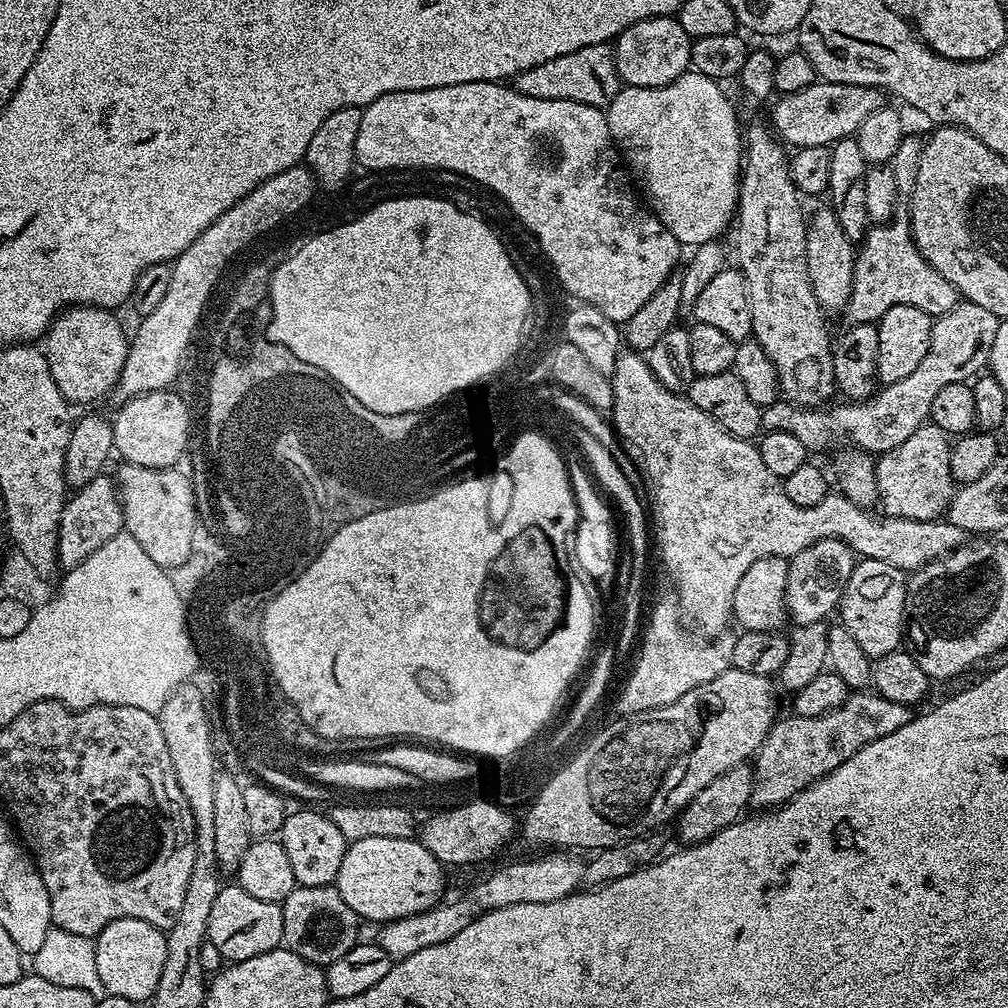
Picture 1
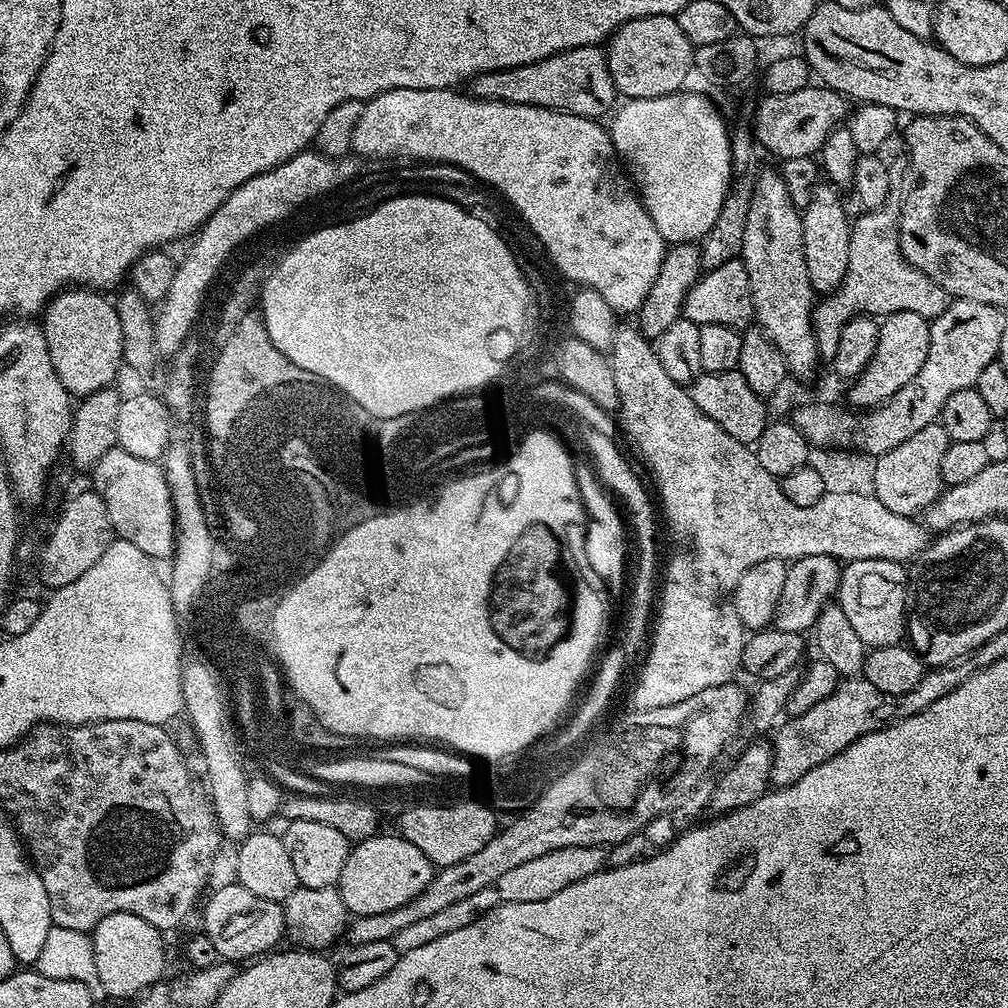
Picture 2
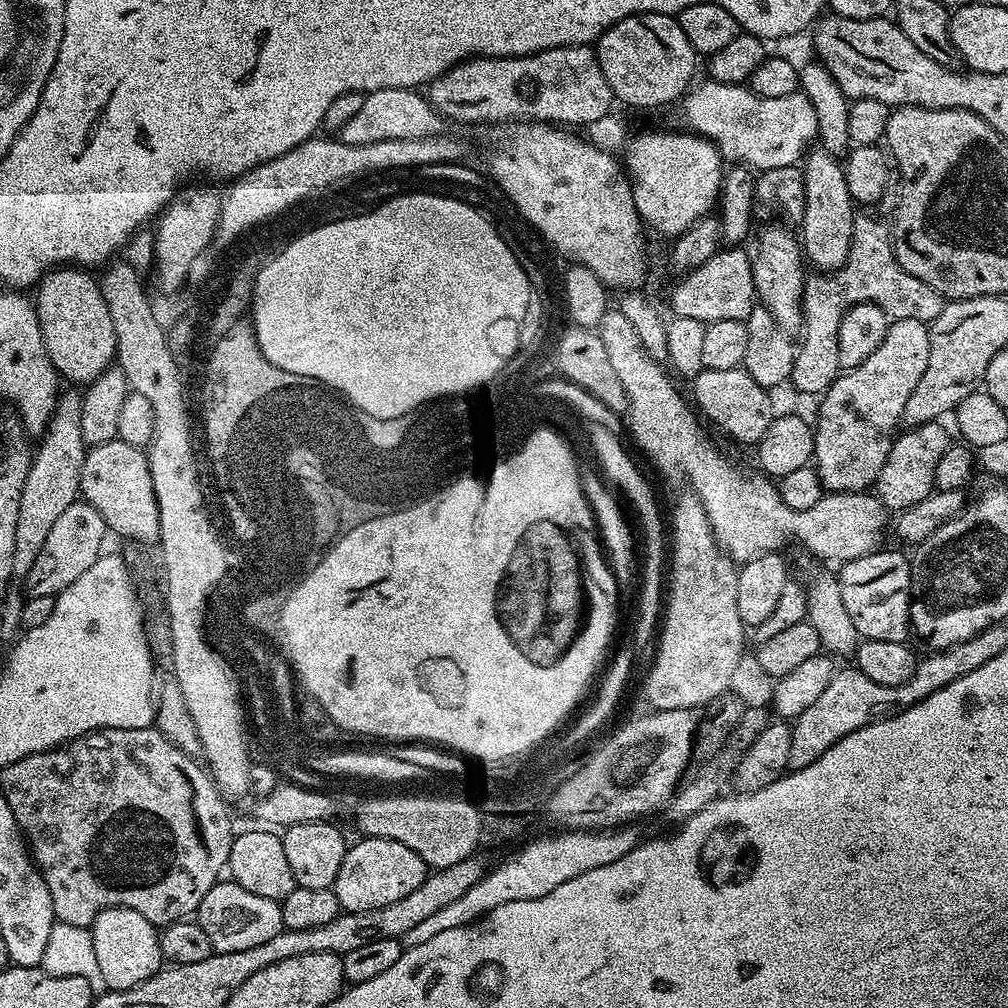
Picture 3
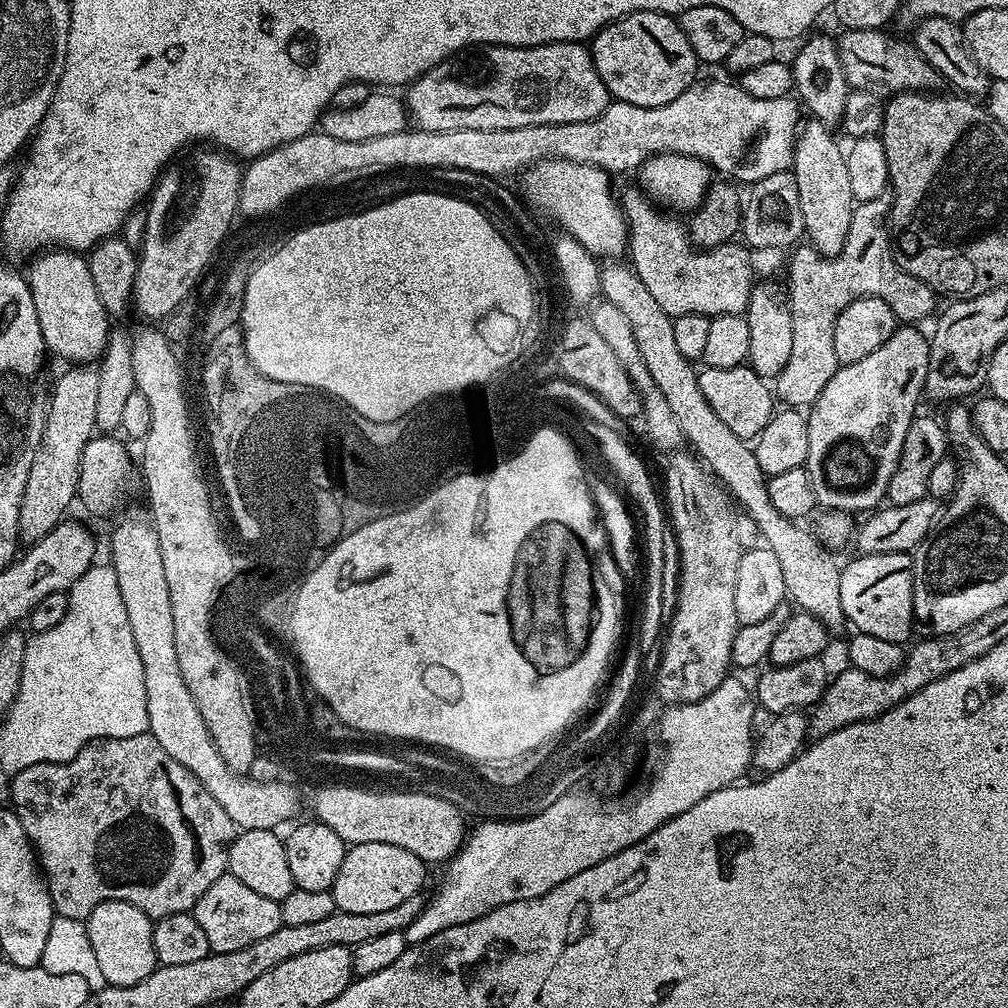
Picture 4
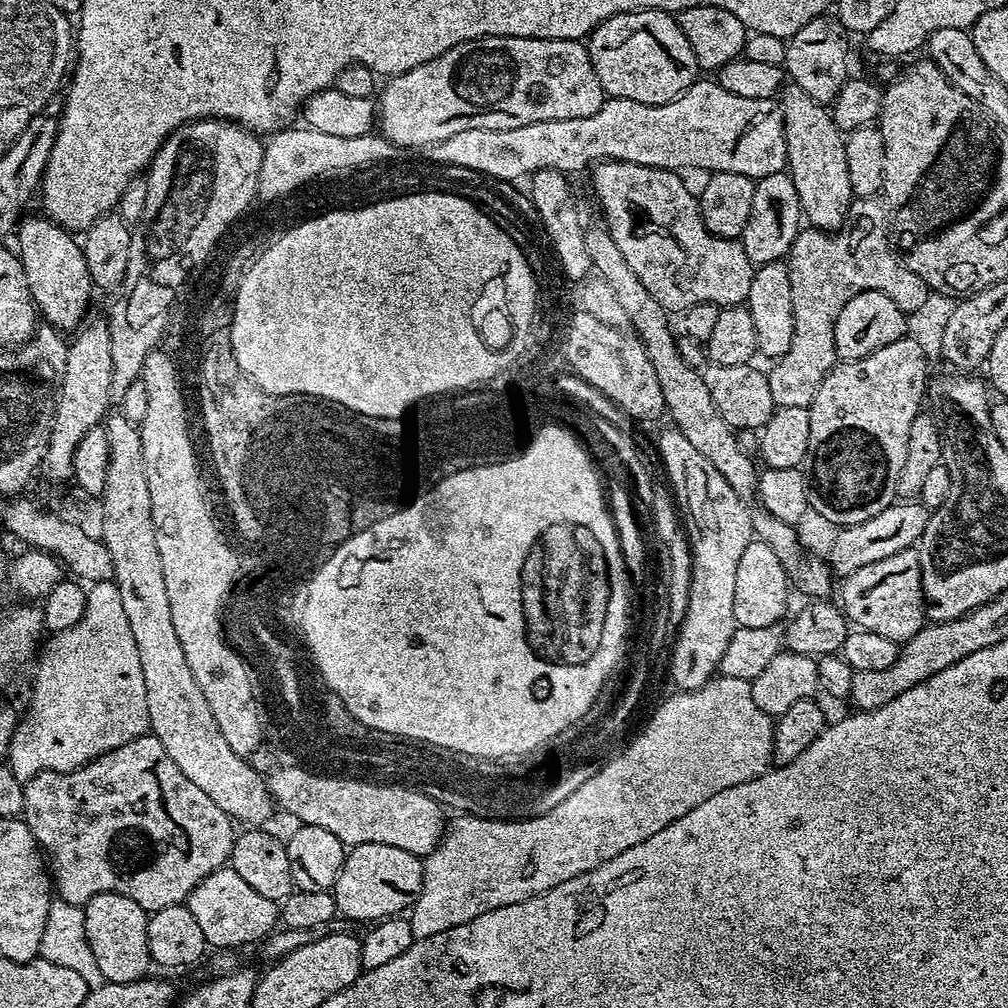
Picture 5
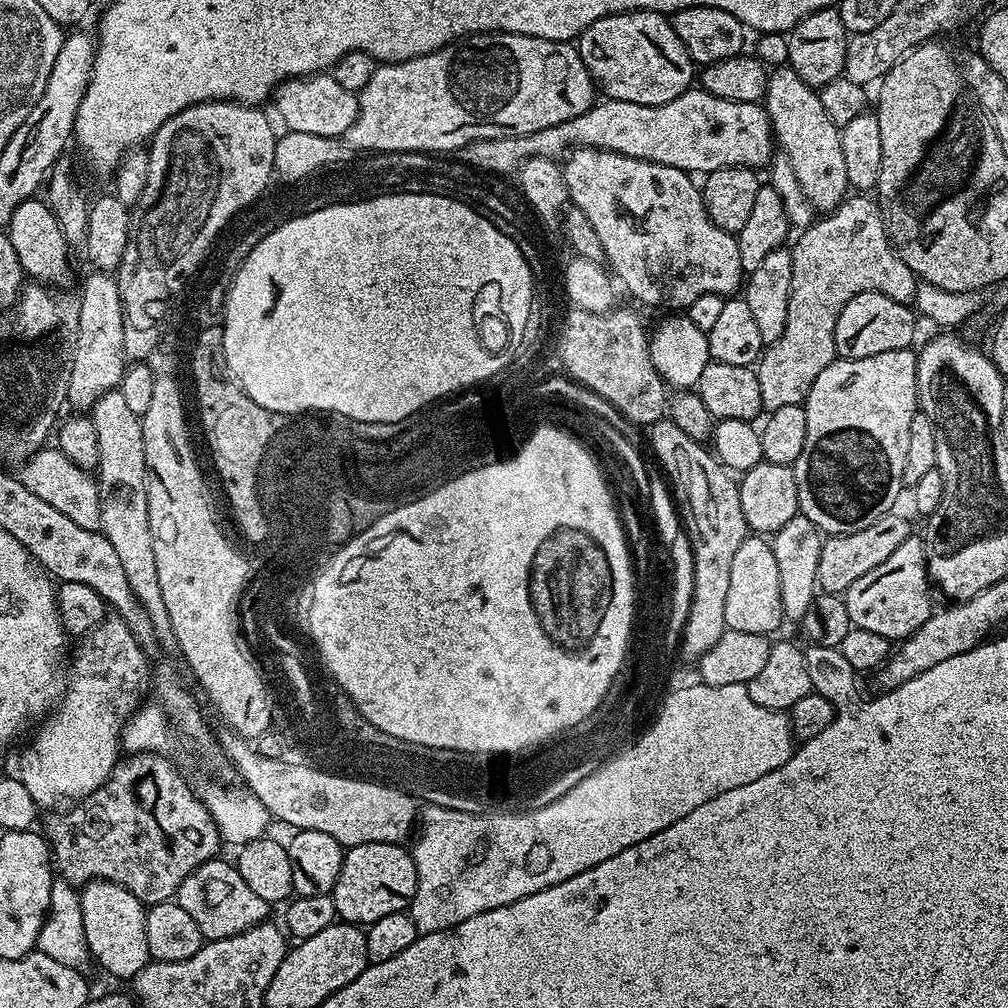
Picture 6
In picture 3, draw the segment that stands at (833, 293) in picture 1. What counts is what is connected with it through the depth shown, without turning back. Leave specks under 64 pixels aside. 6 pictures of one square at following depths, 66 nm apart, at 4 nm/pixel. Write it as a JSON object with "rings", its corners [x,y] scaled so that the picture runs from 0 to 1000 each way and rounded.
{"rings":[[[816,149],[803,150],[796,160],[796,170],[800,200],[798,211],[792,216],[792,237],[799,259],[810,265],[807,267],[820,272],[834,266],[843,252],[847,199],[843,188],[839,188],[837,165],[830,156]]]}

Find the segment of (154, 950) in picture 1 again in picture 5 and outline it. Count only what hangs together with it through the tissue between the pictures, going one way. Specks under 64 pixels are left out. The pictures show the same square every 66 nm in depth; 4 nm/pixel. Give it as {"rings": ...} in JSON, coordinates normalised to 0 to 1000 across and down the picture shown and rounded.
{"rings":[[[106,885],[89,891],[87,897],[82,898],[85,911],[85,931],[89,935],[89,942],[93,946],[93,954],[97,954],[97,962],[101,962],[104,973],[108,976],[128,976],[134,972],[142,972],[148,967],[149,953],[145,938],[145,919],[148,906],[144,905],[133,891],[125,891],[121,887]]]}

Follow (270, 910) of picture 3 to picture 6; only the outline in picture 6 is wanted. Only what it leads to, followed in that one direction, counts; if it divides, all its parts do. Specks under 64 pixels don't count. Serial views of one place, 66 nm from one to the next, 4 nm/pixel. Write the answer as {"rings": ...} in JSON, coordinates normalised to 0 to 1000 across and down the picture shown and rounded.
{"rings":[[[221,851],[206,853],[195,865],[189,865],[181,875],[181,879],[173,890],[175,896],[196,915],[196,923],[200,923],[203,934],[219,933],[235,929],[248,923],[253,917],[261,917],[267,912],[268,898],[240,872],[240,867],[229,856]]]}

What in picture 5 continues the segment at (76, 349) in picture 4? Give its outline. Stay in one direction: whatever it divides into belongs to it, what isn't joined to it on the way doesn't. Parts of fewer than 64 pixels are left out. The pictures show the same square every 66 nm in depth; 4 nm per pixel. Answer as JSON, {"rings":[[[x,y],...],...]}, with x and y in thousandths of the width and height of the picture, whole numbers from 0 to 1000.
{"rings":[[[43,212],[32,214],[29,218],[21,217],[14,234],[14,238],[20,241],[18,253],[37,311],[63,331],[74,330],[84,320],[88,313],[87,301],[93,291],[89,268],[85,268],[83,247],[76,239],[75,242],[71,239],[71,234],[68,227],[61,226]]]}

